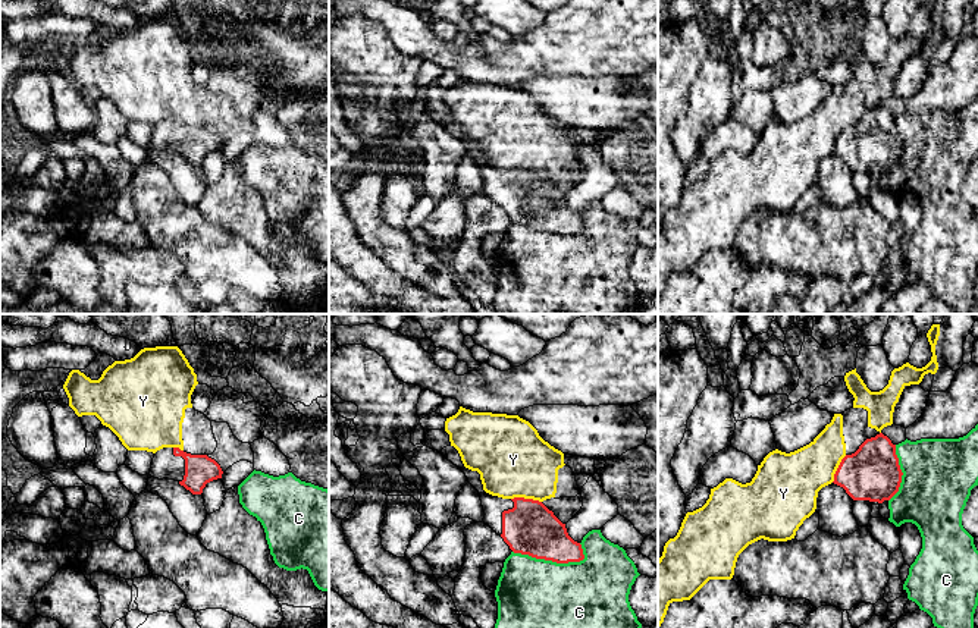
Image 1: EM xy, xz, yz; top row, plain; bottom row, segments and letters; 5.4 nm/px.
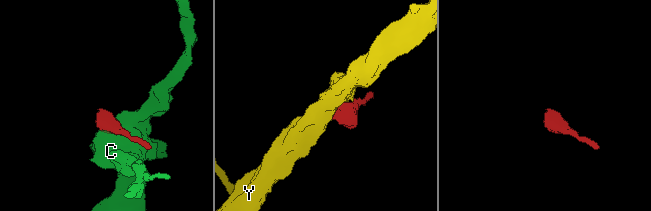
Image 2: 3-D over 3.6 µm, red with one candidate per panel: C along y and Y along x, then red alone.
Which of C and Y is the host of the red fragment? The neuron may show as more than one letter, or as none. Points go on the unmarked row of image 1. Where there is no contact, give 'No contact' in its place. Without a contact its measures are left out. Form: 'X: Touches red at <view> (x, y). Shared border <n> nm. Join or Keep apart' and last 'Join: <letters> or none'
C: Touches red at xz (549, 231). Shared border 400 nm. Keep apart
Y: Touches red at xz (526, 170). Shared border 170 nm. Keep apart
Join: none

